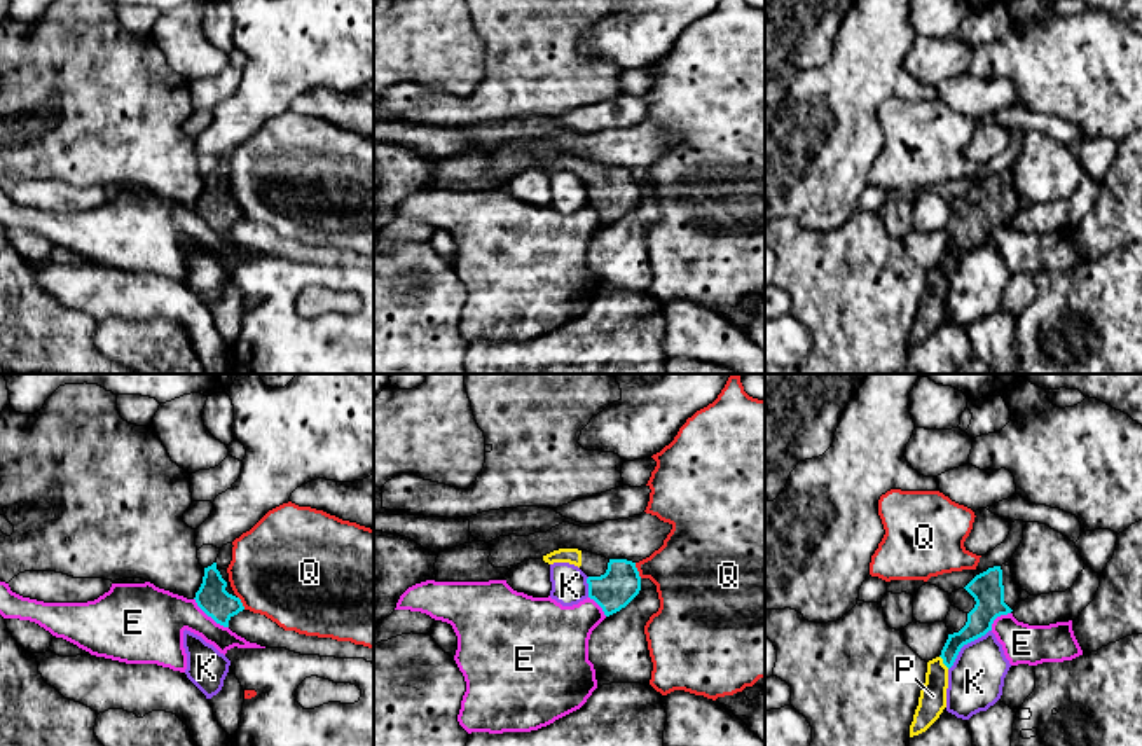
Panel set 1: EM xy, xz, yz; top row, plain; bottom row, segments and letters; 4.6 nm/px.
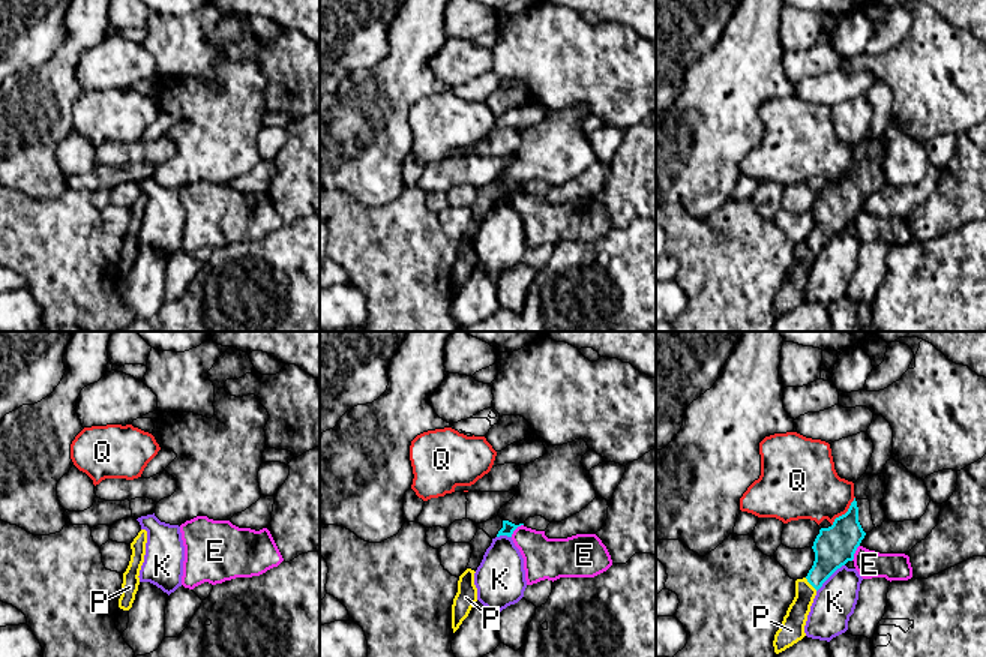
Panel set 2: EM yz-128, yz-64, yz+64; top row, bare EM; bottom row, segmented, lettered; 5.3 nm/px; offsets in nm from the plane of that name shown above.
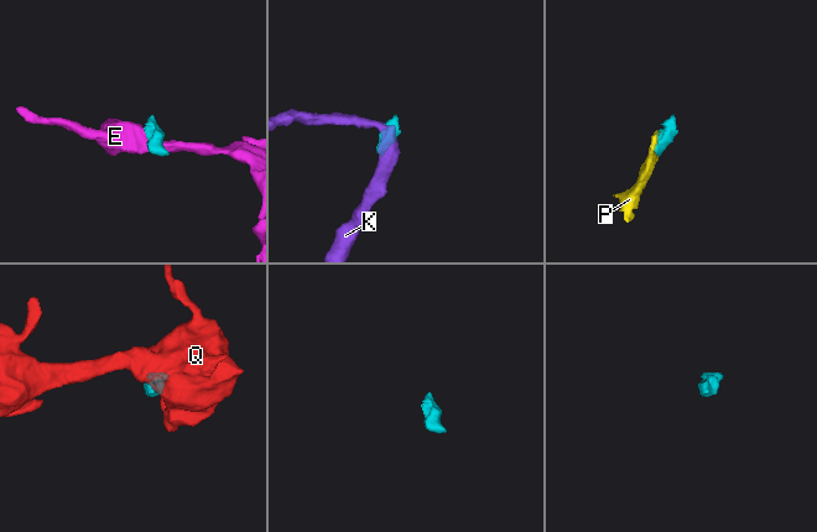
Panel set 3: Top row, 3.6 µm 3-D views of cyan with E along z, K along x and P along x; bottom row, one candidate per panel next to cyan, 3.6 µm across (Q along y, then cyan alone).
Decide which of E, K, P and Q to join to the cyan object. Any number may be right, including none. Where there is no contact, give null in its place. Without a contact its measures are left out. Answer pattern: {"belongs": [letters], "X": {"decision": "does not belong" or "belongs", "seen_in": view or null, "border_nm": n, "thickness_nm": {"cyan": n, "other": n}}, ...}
{"belongs": ["P"], "E": {"decision": "does not belong", "seen_in": "xy", "border_nm": 220, "thickness_nm": {"cyan": 150, "other": 280}}, "K": {"decision": "does not belong", "seen_in": "yz", "border_nm": 280, "thickness_nm": {"cyan": 140, "other": 260}}, "P": {"decision": "belongs", "seen_in": "yz", "border_nm": 80, "thickness_nm": {"cyan": 110, "other": 130}}, "Q": {"decision": "does not belong", "seen_in": "xz", "border_nm": 80, "thickness_nm": {"cyan": 180, "other": 360}}}

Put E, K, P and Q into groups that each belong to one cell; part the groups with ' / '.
E / K / P / Q

